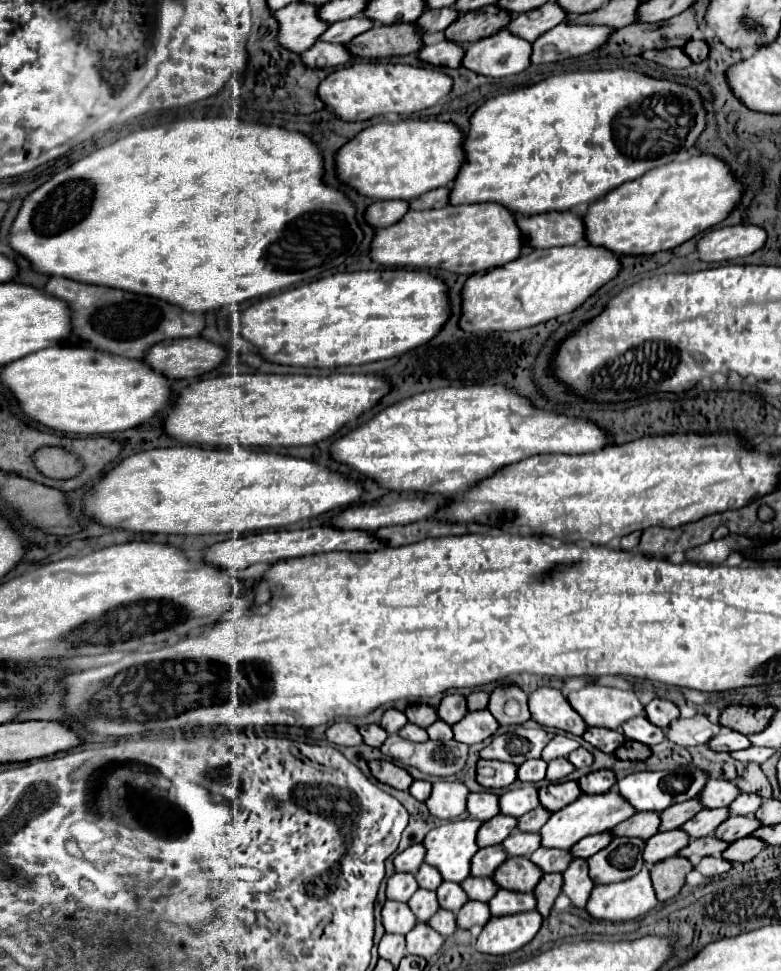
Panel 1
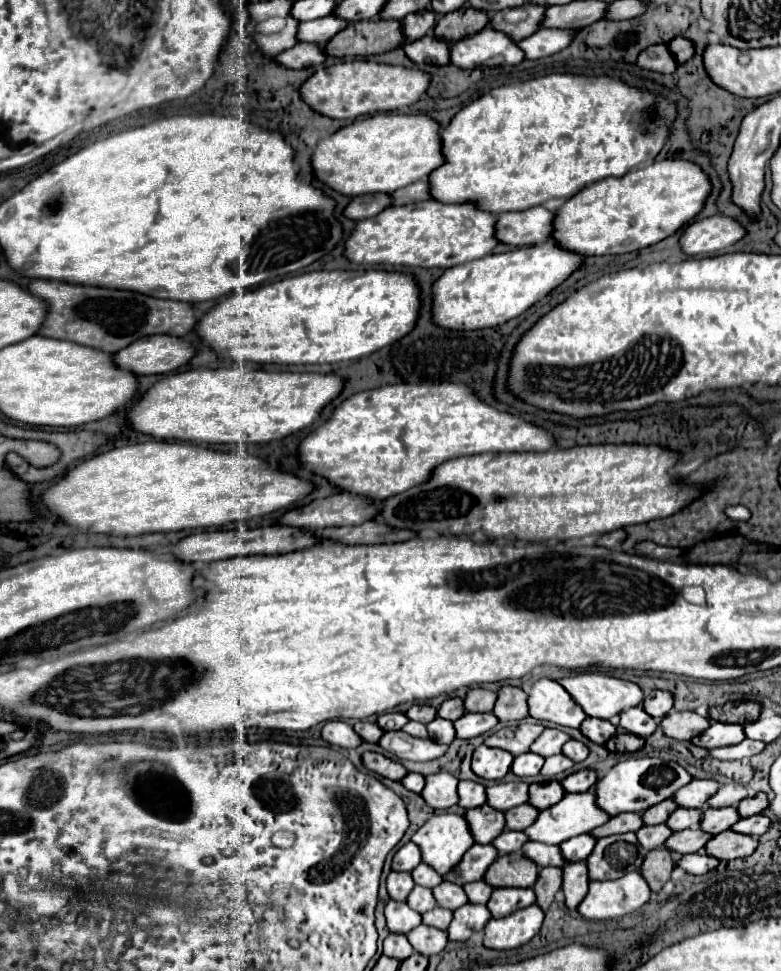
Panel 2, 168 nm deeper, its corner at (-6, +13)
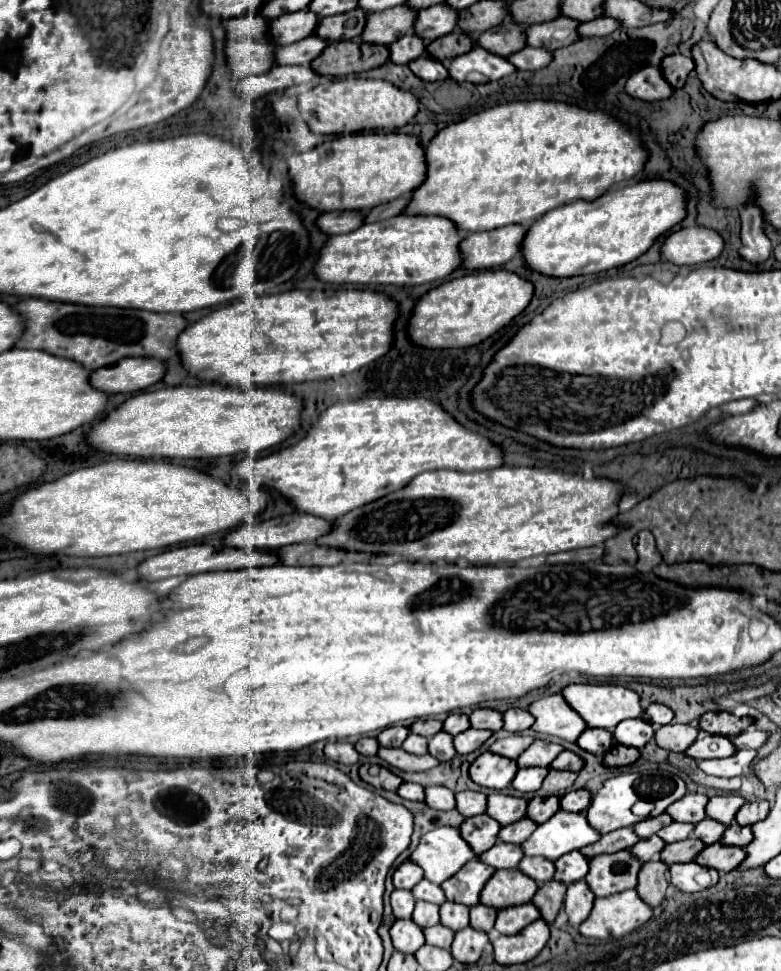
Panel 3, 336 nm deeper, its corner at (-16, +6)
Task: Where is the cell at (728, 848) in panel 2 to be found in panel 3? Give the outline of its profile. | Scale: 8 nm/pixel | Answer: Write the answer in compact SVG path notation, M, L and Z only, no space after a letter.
M714 843L714 845L708 845L696 857L696 863L712 867L712 869L718 869L718 871L732 871L744 859L746 859L746 851L744 849L732 847L732 845L724 845L724 843Z

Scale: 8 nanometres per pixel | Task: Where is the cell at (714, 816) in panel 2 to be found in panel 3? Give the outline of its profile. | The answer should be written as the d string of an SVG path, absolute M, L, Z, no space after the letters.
M706 817L704 821L700 821L700 823L696 825L694 835L696 835L698 839L702 839L706 845L712 845L712 843L718 843L718 841L722 839L722 835L724 835L726 829L728 829L728 825L718 823L716 819Z

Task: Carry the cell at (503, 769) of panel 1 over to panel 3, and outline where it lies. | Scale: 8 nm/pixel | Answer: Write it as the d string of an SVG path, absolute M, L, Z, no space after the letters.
M484 751L470 767L470 777L474 783L490 789L506 789L516 777L518 763L514 759Z

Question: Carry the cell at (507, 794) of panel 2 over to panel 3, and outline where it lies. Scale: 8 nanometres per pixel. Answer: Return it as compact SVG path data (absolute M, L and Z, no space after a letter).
M492 793L492 795L488 795L486 813L490 817L494 817L500 825L510 825L516 819L522 819L526 815L526 807L528 807L528 801L524 797Z

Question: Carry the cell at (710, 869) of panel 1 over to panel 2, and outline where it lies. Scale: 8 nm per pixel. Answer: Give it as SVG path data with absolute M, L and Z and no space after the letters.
M684 854L676 860L676 866L682 868L686 874L694 874L694 876L702 876L706 872L710 872L712 868L718 866L718 860L708 856L708 854Z

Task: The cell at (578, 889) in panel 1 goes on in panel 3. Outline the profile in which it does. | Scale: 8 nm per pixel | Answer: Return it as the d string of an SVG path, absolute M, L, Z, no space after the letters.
M584 879L570 883L568 893L566 893L566 901L564 901L564 909L568 913L570 925L578 927L590 915L592 903L594 903L594 893L590 891L590 887Z

